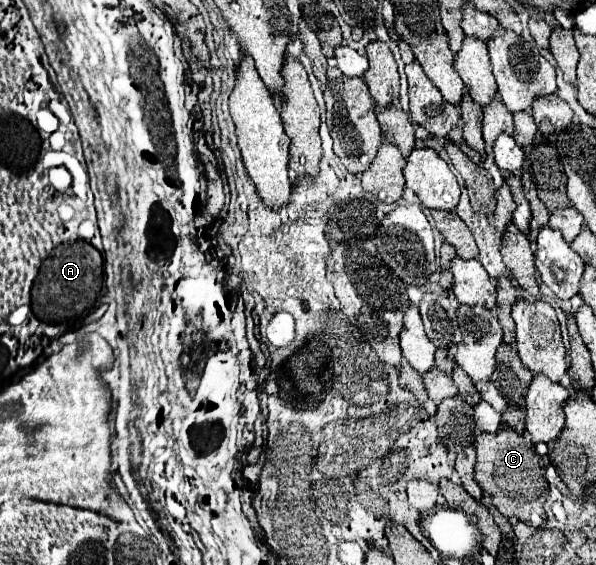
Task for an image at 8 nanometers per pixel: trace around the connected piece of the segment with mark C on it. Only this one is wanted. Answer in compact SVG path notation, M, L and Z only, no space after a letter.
M505 427L497 433L483 433L473 443L477 451L475 463L475 481L481 489L491 495L493 505L505 517L517 517L519 521L539 527L547 521L545 513L545 499L547 495L521 495L521 491L549 491L549 483L545 479L545 467L541 457L535 453L535 445L525 437L515 433L513 429Z

